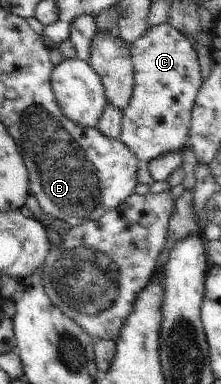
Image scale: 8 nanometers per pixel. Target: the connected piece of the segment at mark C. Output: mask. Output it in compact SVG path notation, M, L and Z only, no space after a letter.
M167 22L151 27L129 46L135 73L134 87L122 112L122 131L118 139L141 163L183 151L189 144L193 107L204 82L193 45Z

